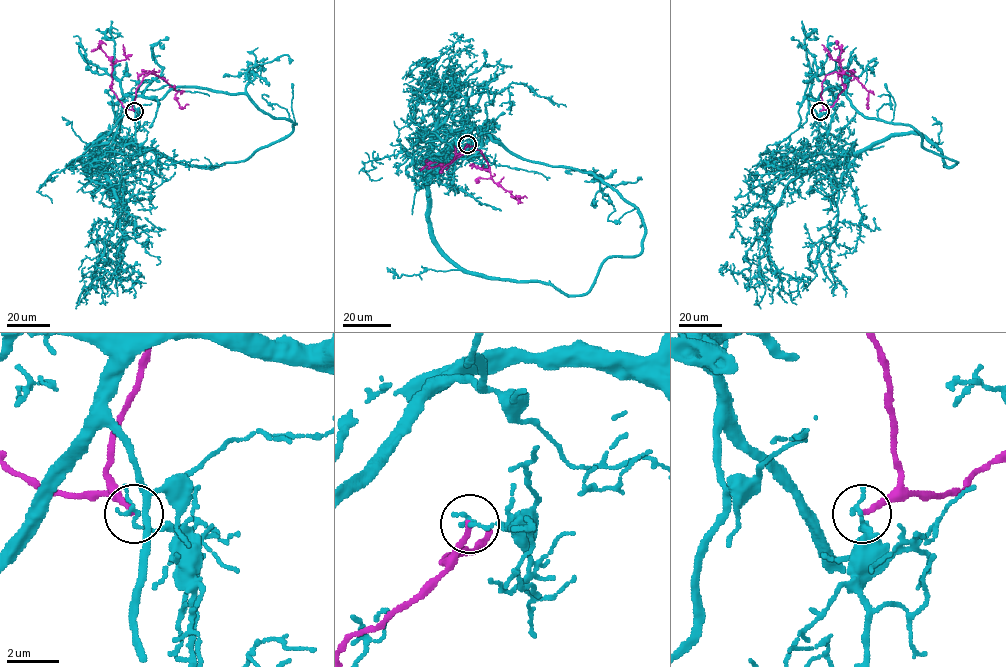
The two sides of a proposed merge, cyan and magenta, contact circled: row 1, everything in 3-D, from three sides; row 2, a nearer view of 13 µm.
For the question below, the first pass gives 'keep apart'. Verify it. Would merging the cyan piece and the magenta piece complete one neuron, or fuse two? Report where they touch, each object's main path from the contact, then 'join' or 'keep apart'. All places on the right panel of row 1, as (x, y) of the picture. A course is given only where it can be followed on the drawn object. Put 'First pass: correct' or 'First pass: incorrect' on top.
First pass: correct
(820, 111) | cyan via (820, 111), (821, 151), (848, 154), (806, 96), (836, 87), (890, 122), (884, 83) | magenta via (820, 111), (823, 109), (822, 83), (826, 75), (835, 72), (853, 75), (868, 91), (868, 104) | keep apart

